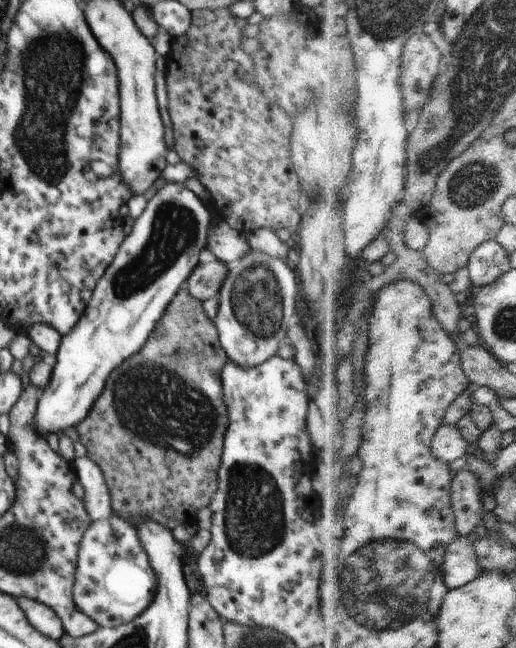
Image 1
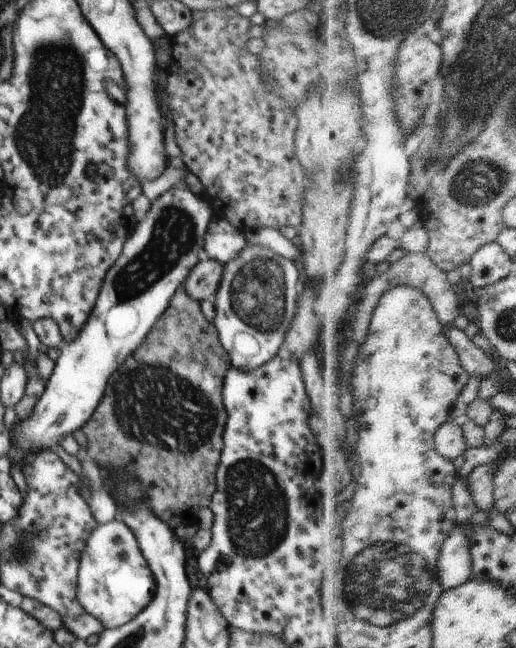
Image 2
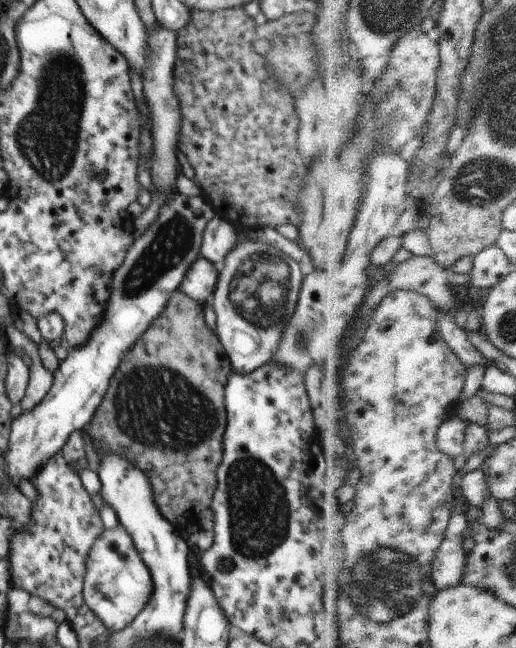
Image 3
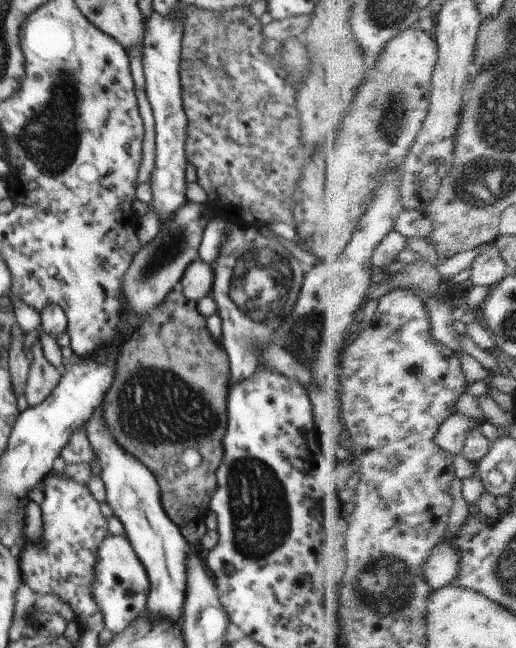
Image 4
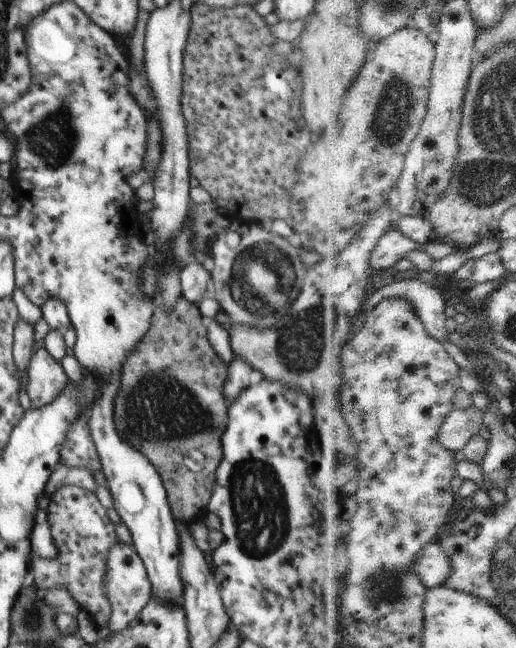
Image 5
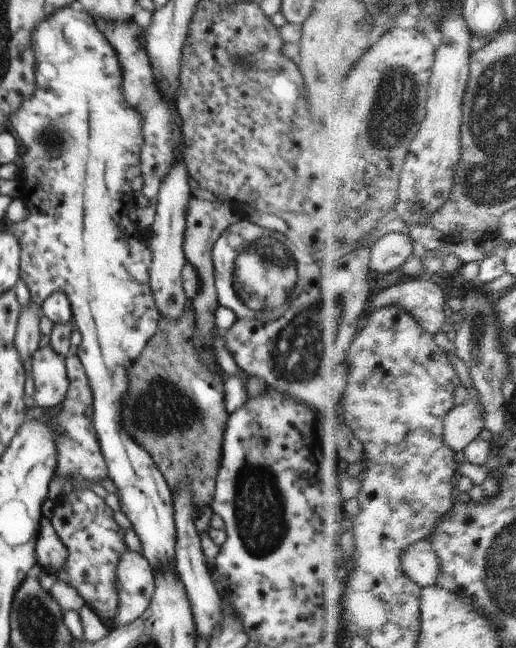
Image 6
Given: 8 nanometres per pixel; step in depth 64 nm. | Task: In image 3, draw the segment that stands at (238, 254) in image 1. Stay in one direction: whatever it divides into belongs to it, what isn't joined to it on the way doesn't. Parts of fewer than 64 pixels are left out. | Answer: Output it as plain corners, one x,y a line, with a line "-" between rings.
215,215
204,229
199,254
219,267
236,244
236,233
229,220

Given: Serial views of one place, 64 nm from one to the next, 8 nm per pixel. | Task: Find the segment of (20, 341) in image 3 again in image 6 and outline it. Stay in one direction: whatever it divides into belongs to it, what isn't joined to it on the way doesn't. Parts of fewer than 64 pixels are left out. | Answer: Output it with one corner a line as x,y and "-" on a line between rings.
50,345
38,347
32,356
32,376
34,385
31,388
36,404
43,409
49,409
59,405
66,396
69,387
69,378
67,377
67,366
65,365
65,356
58,354

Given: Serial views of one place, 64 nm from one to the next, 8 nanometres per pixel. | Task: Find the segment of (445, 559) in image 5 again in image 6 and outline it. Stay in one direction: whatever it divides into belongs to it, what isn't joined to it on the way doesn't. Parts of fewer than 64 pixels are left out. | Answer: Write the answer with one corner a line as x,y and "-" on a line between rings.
422,540
403,554
403,570
423,587
434,586
442,572
440,557
433,542

